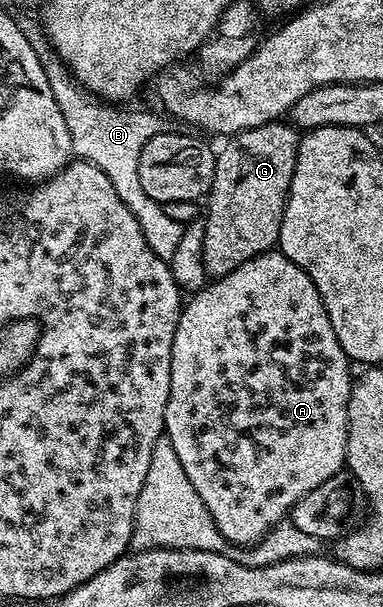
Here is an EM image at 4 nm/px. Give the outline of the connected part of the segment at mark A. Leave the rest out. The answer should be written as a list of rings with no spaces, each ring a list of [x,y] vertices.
[[[279,249],[263,251],[258,257],[250,257],[250,261],[242,261],[238,269],[223,275],[221,279],[212,279],[189,299],[192,300],[183,304],[174,333],[170,357],[170,397],[166,401],[164,435],[170,445],[174,445],[174,453],[178,453],[178,461],[182,461],[182,469],[186,469],[190,485],[194,485],[198,497],[202,497],[202,505],[206,505],[210,517],[214,517],[220,536],[229,544],[237,543],[237,548],[244,549],[264,538],[264,534],[275,523],[281,522],[295,503],[310,493],[310,489],[318,489],[318,485],[345,470],[350,434],[348,402],[354,375],[348,372],[349,357],[342,345],[338,345],[338,337],[334,337],[334,325],[330,325],[326,305],[318,289],[314,289],[314,281],[310,281],[306,272],[294,265],[294,261],[290,261]]]

